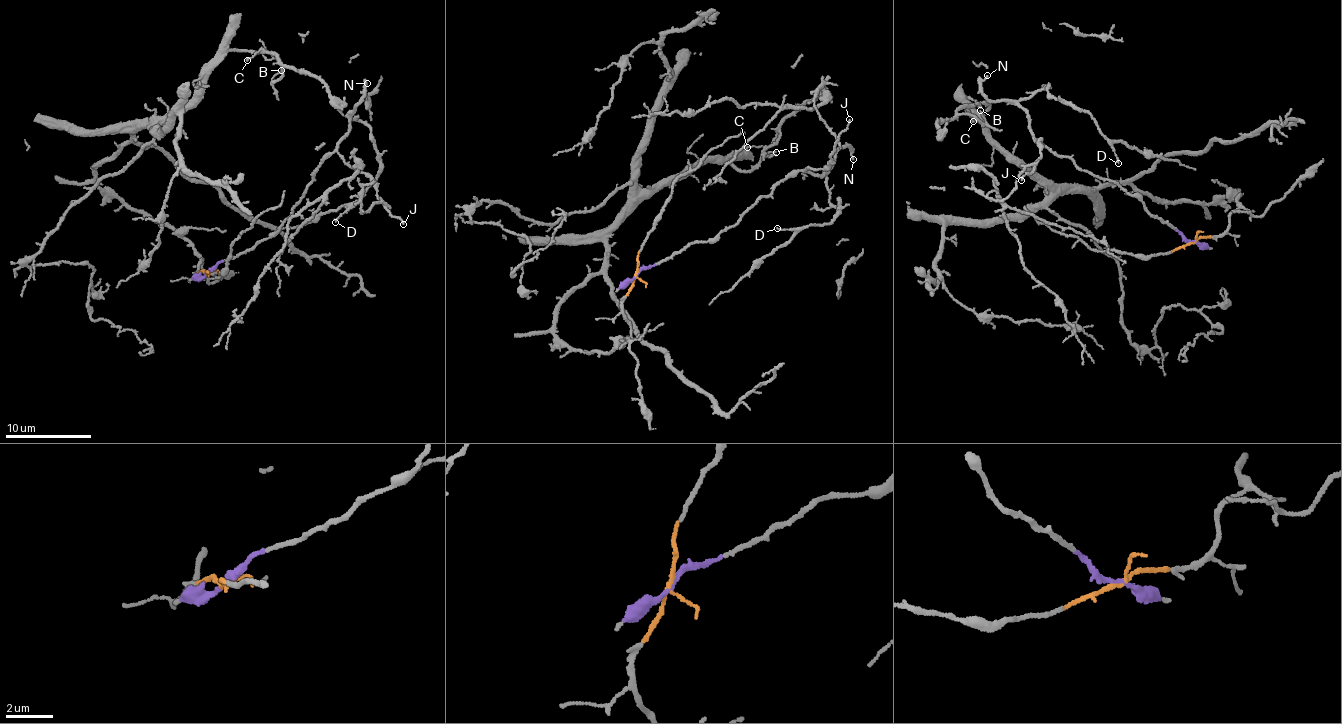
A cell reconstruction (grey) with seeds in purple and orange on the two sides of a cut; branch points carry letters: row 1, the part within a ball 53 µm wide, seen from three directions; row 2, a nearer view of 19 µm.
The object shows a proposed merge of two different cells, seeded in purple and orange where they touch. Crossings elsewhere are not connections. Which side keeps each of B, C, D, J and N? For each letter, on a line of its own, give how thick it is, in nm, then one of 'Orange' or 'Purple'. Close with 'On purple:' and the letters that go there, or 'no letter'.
B: Thickness 100 nm. Orange
C: Thickness 120 nm. Orange
D: Thickness 110 nm. Purple
J: Thickness 140 nm. Purple
N: Thickness 110 nm. Purple
On purple: D, J, N

